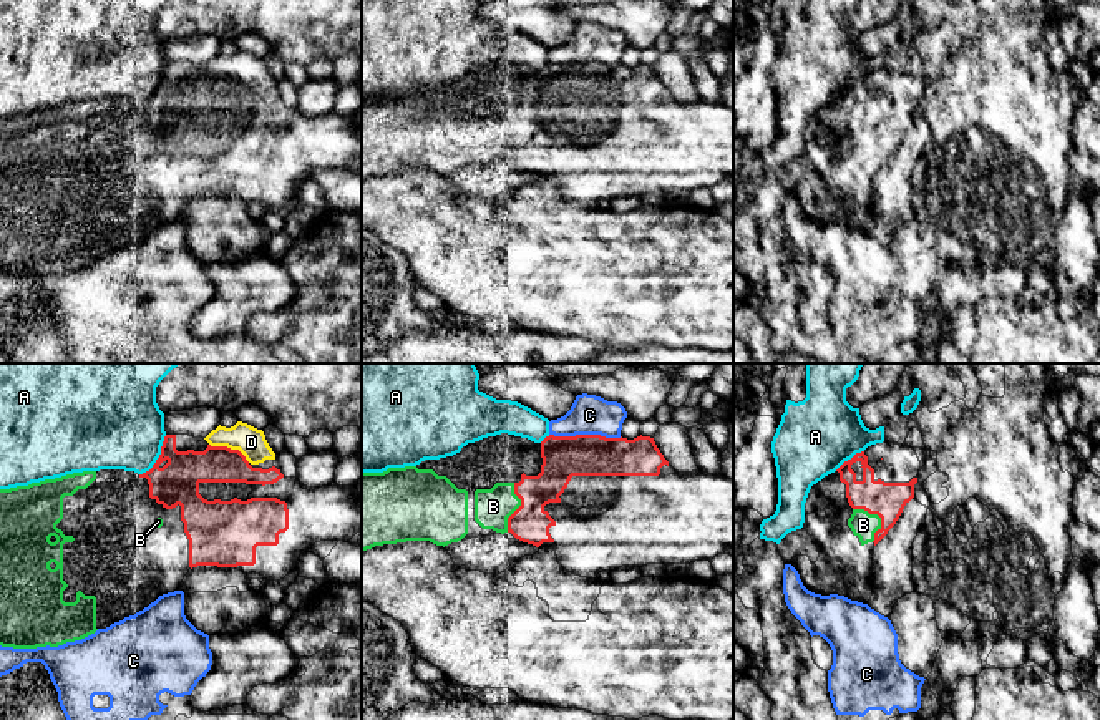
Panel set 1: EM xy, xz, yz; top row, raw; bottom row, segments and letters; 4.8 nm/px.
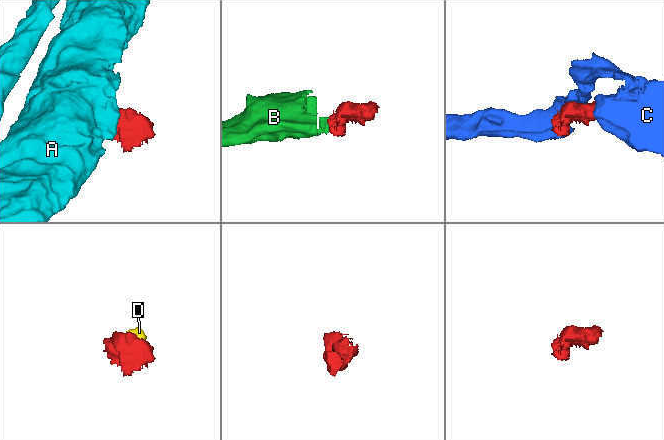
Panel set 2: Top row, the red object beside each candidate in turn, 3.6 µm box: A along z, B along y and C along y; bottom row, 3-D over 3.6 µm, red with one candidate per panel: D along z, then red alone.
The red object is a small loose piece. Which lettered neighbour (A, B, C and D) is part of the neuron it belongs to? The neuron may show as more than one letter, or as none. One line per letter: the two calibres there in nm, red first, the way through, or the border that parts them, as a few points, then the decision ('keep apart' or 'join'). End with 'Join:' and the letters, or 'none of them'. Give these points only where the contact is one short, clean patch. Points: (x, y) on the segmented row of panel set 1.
A: 200/420 nm | keep apart
B: 170/130 nm | join
C: 200/190 nm | keep apart
D: 190/140 nm | join
Join: B, D

